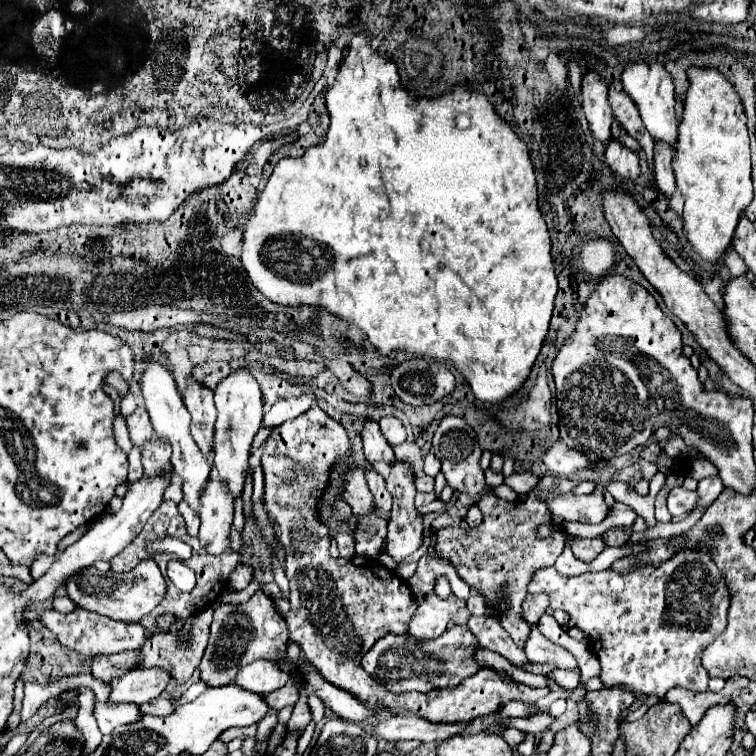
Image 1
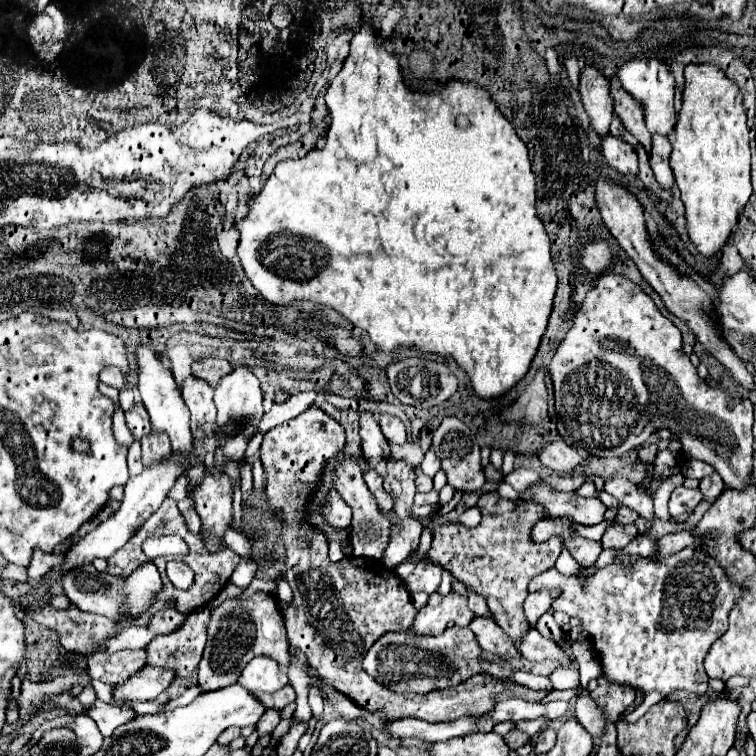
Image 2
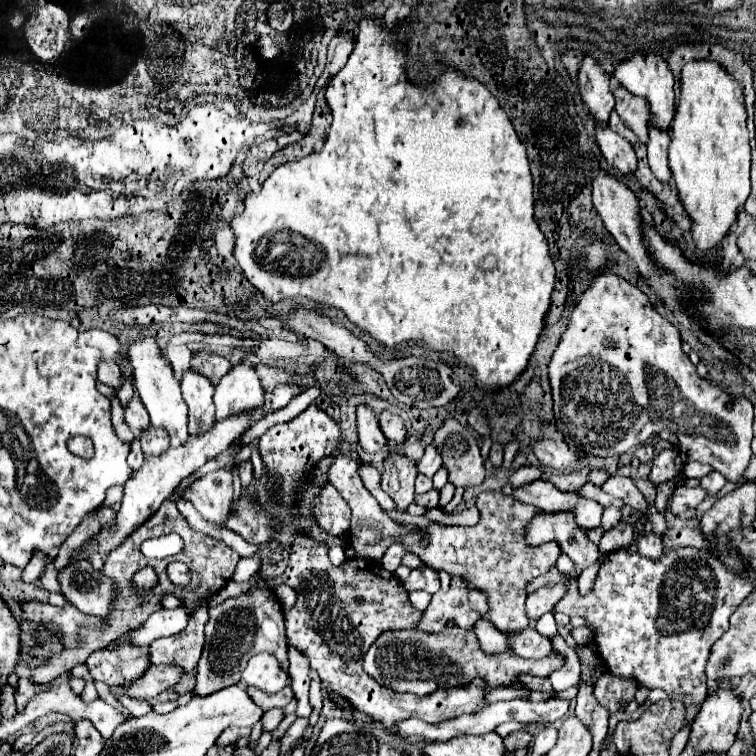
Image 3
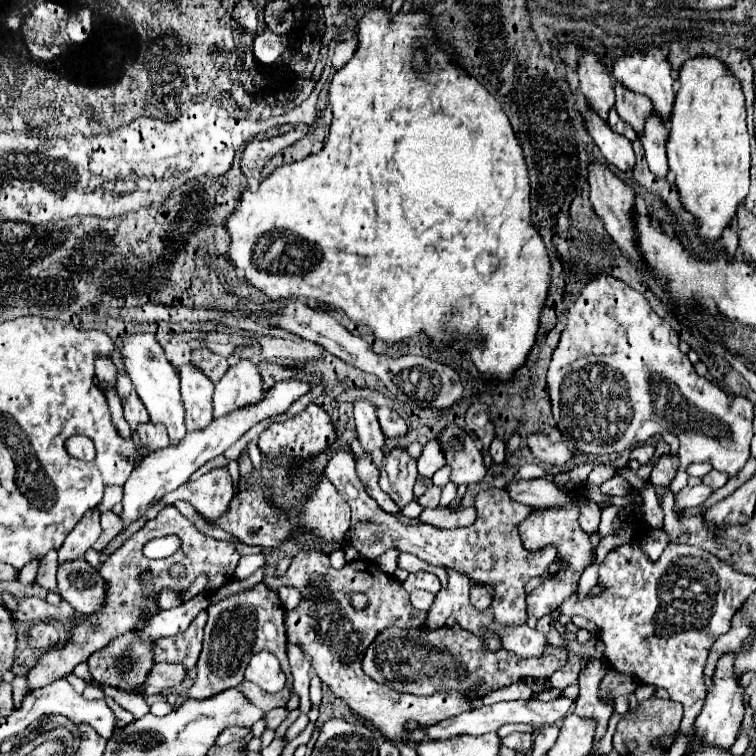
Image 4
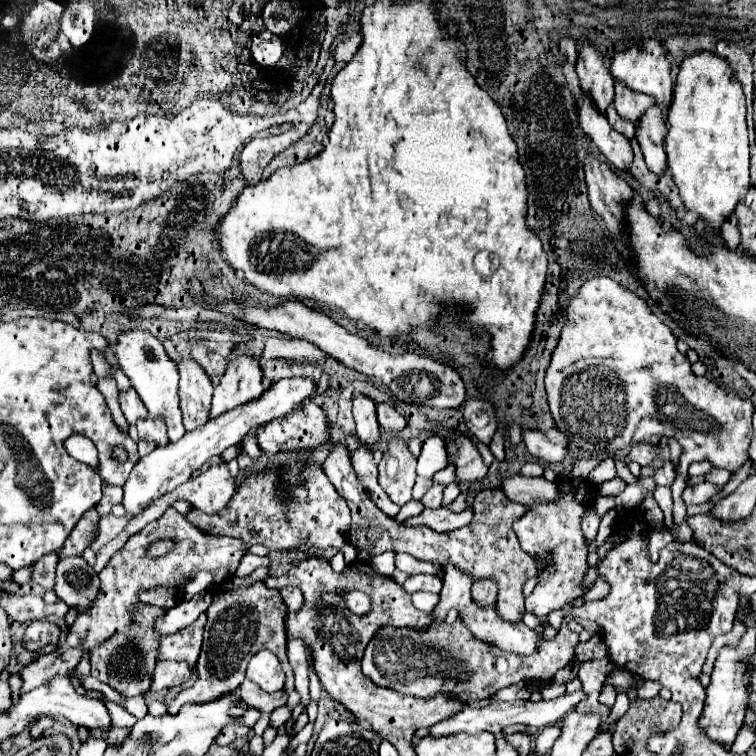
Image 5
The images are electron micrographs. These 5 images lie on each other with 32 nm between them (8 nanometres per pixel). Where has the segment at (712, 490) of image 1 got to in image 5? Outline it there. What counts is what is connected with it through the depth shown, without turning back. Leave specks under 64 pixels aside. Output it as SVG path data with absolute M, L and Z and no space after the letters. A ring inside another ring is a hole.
M712 468L706 476L706 482L710 482L710 484L716 484L716 486L724 486L728 480L730 480L730 474L728 472L724 472L724 470L718 470L718 468Z

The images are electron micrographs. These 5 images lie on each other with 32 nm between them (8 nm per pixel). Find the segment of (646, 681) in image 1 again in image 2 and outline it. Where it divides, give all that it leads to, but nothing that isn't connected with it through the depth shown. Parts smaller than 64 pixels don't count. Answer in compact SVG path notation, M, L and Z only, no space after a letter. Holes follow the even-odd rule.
M684 548L684 550L676 552L674 556L670 556L666 560L658 560L658 562L652 562L652 560L640 558L640 556L620 556L620 558L616 558L614 564L590 574L588 578L584 578L582 574L568 578L568 576L560 574L556 568L548 568L548 572L544 572L540 576L534 576L530 586L528 586L530 592L538 592L542 588L558 590L560 594L556 596L556 600L552 604L552 610L564 610L568 616L576 616L580 620L580 626L590 634L590 638L592 638L590 642L592 642L594 650L598 652L598 660L602 664L602 678L608 680L608 684L626 684L626 686L634 688L636 692L644 692L644 694L648 694L652 690L658 690L660 694L668 694L670 690L676 690L676 688L682 688L682 690L688 690L688 692L694 692L694 694L704 694L708 690L708 674L706 674L704 664L702 664L704 656L706 656L708 648L712 646L712 642L716 642L716 638L726 632L726 628L728 628L728 612L732 610L736 598L740 598L740 594L742 594L742 590L728 580L728 576L714 562L714 558L708 556L700 548Z

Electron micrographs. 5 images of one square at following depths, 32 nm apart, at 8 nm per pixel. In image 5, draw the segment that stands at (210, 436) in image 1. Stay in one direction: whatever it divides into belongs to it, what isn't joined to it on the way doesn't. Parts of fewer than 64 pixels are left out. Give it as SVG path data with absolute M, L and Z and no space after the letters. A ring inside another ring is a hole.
M186 360L178 364L180 372L180 408L184 416L184 428L196 430L210 420L210 402L214 386L206 372L194 362Z

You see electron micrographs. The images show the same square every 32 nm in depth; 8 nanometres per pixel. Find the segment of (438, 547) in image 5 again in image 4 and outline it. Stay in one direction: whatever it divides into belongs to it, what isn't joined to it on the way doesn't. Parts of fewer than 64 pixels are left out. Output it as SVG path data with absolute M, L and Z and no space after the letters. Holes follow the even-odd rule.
M346 450L334 452L334 456L326 466L326 478L336 486L340 496L352 508L352 526L350 526L348 538L350 538L350 544L358 550L360 558L376 560L388 548L398 546L402 552L416 554L420 560L432 566L464 572L472 580L472 584L492 588L492 610L494 610L496 624L510 626L510 628L526 624L528 614L524 604L526 600L524 586L530 578L548 574L548 566L554 564L558 558L558 552L552 546L540 548L536 552L526 552L522 546L518 526L522 524L522 520L526 520L528 512L534 508L514 502L504 490L486 490L486 492L480 492L474 500L474 506L478 510L478 520L468 528L446 530L430 524L404 526L392 514L386 514L376 504L376 500L372 500L372 496L368 496L366 488L360 484L360 478L356 474L356 462L350 452Z

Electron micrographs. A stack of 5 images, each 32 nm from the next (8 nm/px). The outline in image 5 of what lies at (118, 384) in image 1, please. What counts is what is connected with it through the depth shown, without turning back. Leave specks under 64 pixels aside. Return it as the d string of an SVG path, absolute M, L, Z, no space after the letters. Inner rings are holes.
M92 350L92 364L94 364L94 374L98 376L98 378L112 378L112 366L106 362L106 358L100 354L100 352L96 352L96 350Z

